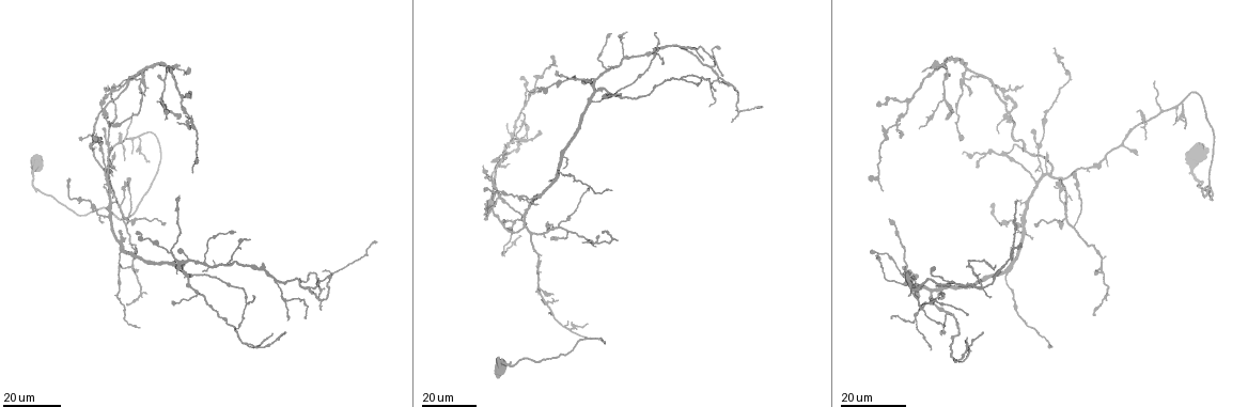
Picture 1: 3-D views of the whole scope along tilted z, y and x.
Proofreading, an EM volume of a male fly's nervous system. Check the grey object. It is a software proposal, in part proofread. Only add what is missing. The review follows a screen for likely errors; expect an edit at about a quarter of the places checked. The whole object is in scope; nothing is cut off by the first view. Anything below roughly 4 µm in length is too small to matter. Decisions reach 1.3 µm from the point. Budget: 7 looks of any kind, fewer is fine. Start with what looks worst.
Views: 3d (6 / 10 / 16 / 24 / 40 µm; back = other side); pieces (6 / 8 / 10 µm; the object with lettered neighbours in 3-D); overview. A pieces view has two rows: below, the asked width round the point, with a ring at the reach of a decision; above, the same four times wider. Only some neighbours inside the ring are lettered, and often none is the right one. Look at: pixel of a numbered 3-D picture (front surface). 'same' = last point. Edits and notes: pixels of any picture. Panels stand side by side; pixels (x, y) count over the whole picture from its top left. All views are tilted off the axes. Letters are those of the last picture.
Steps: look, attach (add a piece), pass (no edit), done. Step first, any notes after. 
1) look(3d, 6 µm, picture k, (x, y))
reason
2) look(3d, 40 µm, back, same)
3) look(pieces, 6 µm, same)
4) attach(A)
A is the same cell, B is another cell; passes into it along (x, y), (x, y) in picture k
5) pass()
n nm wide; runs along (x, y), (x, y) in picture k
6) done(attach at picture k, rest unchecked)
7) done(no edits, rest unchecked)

look(3d, 16 µm, picture 1, (983, 332))
branch stops here

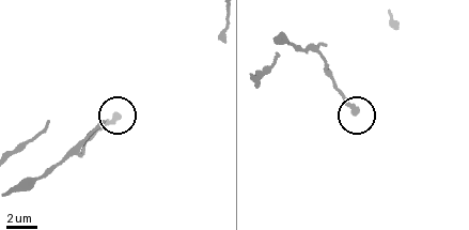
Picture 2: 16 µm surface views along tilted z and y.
look(pieces, 10 µm, picture 2, (355, 110))

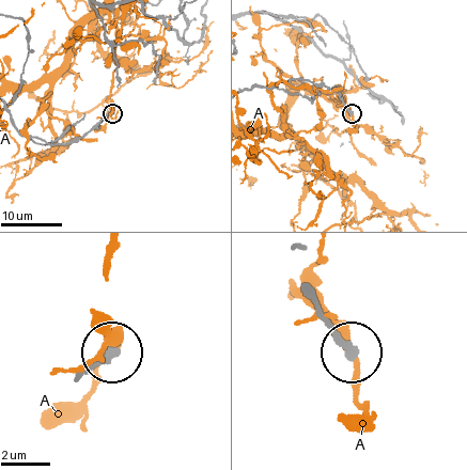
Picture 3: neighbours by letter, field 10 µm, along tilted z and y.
pass()
350 nm wide; A is another cell; runs along (316, 298), (353, 351) in picture 3; no lettered piece goes on from it

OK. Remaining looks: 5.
look(3d, 16 µm, picture 1, (110, 123))
an open end

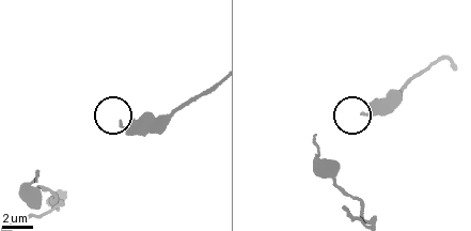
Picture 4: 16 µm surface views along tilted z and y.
look(pieces, 8 µm, picture 4, (119, 125))

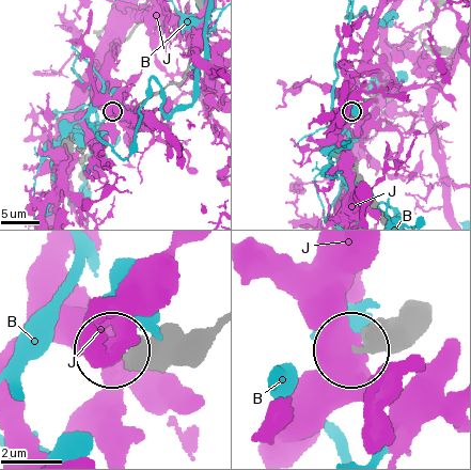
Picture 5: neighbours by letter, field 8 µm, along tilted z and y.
pass()
B and J are other cells; no lettered piece goes on from it

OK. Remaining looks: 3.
look(3d, 24 µm, picture 1, (550, 239))
branch stops here

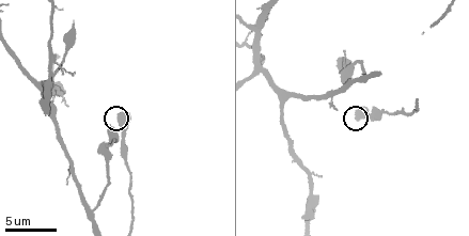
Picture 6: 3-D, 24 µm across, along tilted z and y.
look(pieces, 10 µm, picture 6, (125, 114))

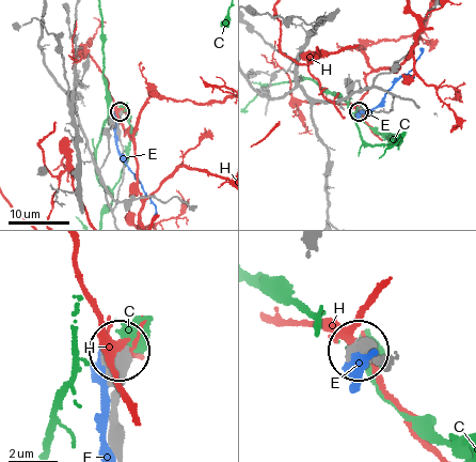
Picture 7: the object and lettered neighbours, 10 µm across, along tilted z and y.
pass()
700 nm wide; C, E and H are other cells; runs along (118, 448), (121, 351) in picture 7; no lettered piece goes on from it

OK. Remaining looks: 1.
done(no edits, rest unchecked)

